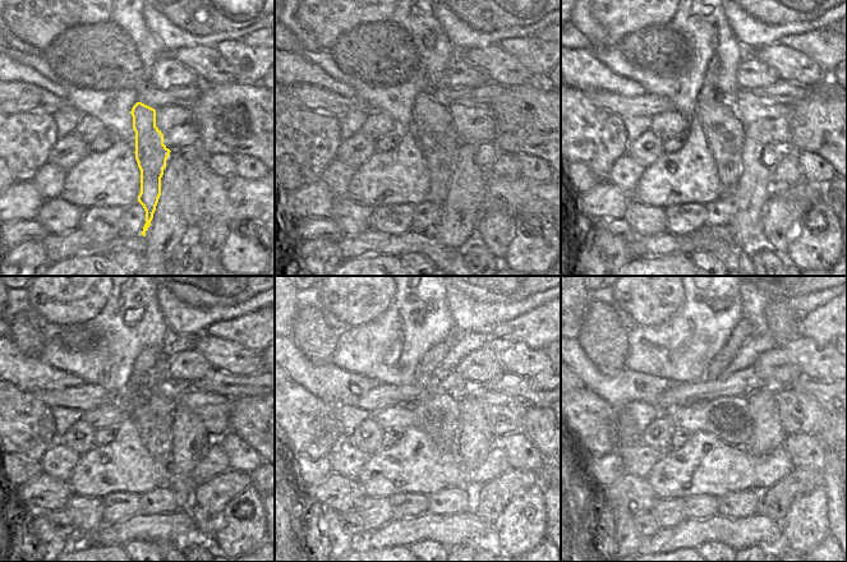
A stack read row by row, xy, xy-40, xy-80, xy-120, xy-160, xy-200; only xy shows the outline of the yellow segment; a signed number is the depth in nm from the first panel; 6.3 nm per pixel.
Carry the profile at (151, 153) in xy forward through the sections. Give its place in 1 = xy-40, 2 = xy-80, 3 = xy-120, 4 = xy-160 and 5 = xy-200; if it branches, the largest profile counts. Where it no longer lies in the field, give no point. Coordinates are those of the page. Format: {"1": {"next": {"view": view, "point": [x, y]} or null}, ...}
{"1": {"next": {"view": "xy-40", "point": [432, 127]}}, "2": {"next": {"view": "xy-80", "point": [722, 129]}}, "3": {"next": {"view": "xy-120", "point": [155, 429]}}, "4": {"next": {"view": "xy-160", "point": [431, 362]}}, "5": {"next": {"view": "xy-200", "point": [744, 330]}}}

